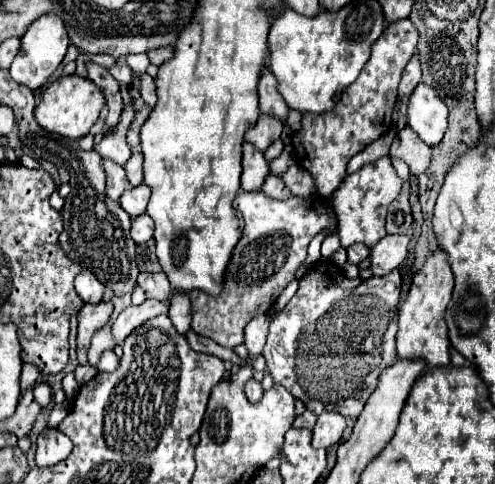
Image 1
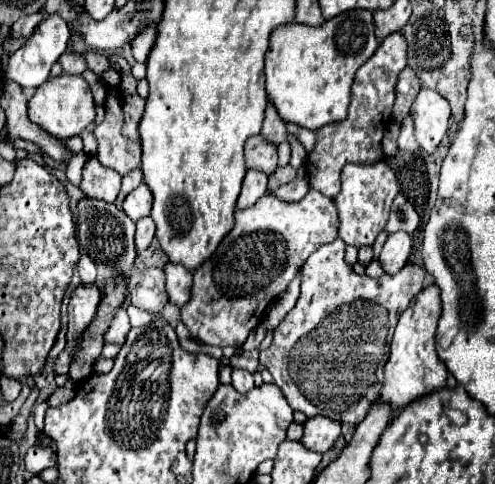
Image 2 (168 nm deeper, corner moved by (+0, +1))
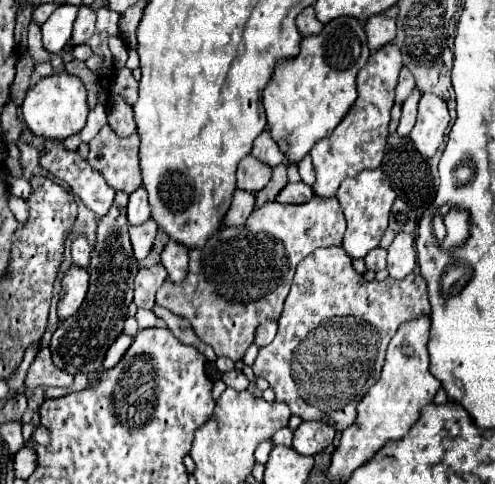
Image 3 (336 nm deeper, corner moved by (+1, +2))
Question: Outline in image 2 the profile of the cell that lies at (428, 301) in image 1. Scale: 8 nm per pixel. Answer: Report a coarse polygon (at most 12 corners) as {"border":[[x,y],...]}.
{"border":[[437,285],[401,313],[379,403],[393,415],[445,387]]}

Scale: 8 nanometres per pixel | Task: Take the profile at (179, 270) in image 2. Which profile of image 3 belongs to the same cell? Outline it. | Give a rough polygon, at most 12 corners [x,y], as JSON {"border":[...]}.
{"border":[[170,240],[162,252],[168,278],[180,284],[188,274],[188,250]]}

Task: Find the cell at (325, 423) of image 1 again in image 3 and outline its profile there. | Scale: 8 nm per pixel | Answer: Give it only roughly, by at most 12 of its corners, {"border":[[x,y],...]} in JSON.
{"border":[[322,420],[302,422],[292,448],[314,456],[332,444],[336,430]]}

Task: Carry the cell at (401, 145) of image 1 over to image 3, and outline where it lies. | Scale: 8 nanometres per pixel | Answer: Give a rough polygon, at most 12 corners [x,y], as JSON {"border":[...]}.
{"border":[[412,92],[402,104],[398,126],[400,136],[408,136],[416,124],[420,92]]}

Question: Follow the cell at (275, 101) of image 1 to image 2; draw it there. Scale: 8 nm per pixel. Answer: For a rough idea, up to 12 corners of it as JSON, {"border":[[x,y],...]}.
{"border":[[271,103],[261,135],[273,145],[287,139],[287,125]]}

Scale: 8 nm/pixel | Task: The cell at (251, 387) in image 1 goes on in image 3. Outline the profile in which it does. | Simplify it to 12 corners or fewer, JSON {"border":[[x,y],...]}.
{"border":[[238,370],[222,374],[226,386],[248,390],[250,380]]}

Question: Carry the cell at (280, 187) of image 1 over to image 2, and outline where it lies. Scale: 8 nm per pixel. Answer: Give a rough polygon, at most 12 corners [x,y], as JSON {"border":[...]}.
{"border":[[307,169],[281,185],[273,195],[281,201],[301,201],[309,193]]}

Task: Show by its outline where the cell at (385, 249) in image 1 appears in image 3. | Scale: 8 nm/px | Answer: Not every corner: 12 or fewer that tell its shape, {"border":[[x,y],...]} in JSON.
{"border":[[398,232],[388,248],[388,272],[404,278],[416,266],[414,236]]}

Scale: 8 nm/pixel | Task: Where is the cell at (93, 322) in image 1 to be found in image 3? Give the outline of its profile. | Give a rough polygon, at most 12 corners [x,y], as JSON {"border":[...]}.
{"border":[[72,266],[62,280],[58,318],[76,314],[88,292],[88,272]]}

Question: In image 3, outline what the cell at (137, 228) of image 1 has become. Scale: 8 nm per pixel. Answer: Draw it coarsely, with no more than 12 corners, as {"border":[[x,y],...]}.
{"border":[[156,222],[130,226],[136,260],[144,260],[156,238]]}

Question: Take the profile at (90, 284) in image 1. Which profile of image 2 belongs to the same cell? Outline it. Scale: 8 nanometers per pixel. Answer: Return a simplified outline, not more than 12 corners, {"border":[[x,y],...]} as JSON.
{"border":[[87,253],[81,255],[77,269],[81,283],[95,283],[97,269]]}

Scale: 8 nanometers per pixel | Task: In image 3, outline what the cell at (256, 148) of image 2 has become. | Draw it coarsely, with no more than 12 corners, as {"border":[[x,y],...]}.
{"border":[[252,154],[238,164],[238,188],[258,192],[272,168]]}

